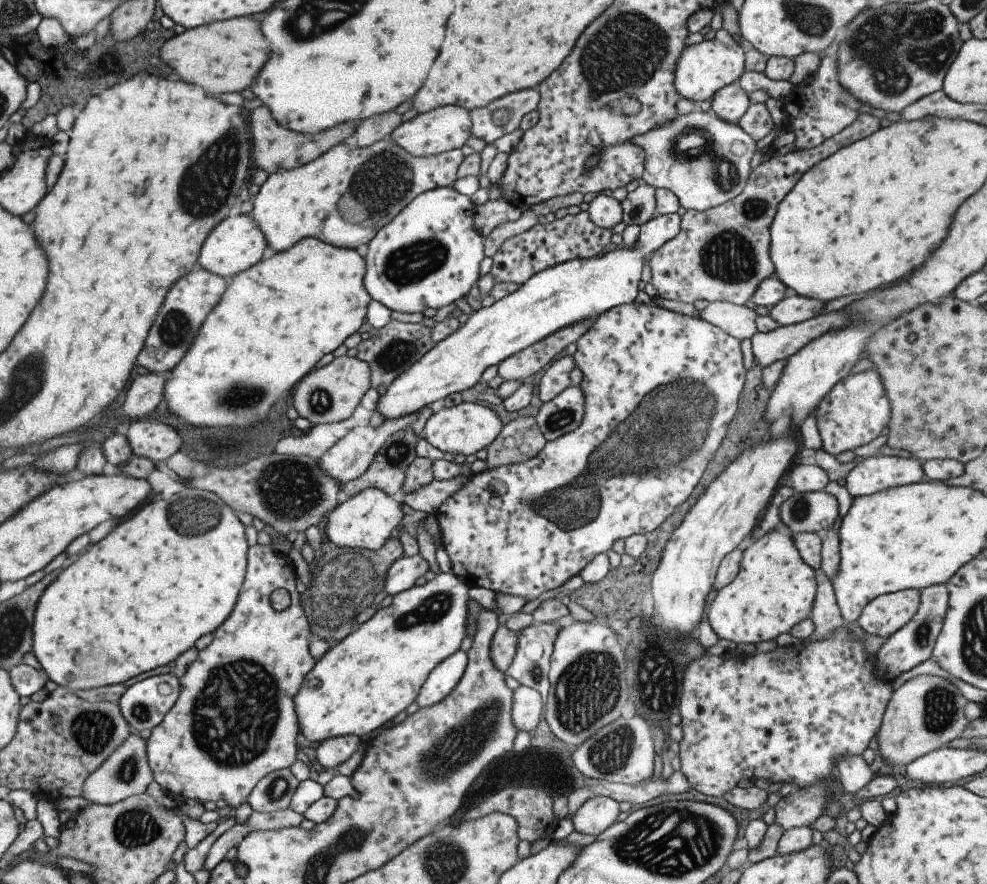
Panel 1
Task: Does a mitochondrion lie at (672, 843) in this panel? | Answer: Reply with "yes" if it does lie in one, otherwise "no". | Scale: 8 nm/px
yes

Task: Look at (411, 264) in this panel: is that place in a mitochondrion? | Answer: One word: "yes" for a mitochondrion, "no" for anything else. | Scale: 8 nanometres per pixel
yes

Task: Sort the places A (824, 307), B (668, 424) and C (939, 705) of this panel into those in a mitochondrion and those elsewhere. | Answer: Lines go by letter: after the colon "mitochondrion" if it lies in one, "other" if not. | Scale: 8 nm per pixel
A: other
B: mitochondrion
C: mitochondrion

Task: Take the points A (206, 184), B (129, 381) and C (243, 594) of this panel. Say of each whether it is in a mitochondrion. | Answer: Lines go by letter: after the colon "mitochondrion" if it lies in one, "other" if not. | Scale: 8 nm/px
A: mitochondrion
B: other
C: other

